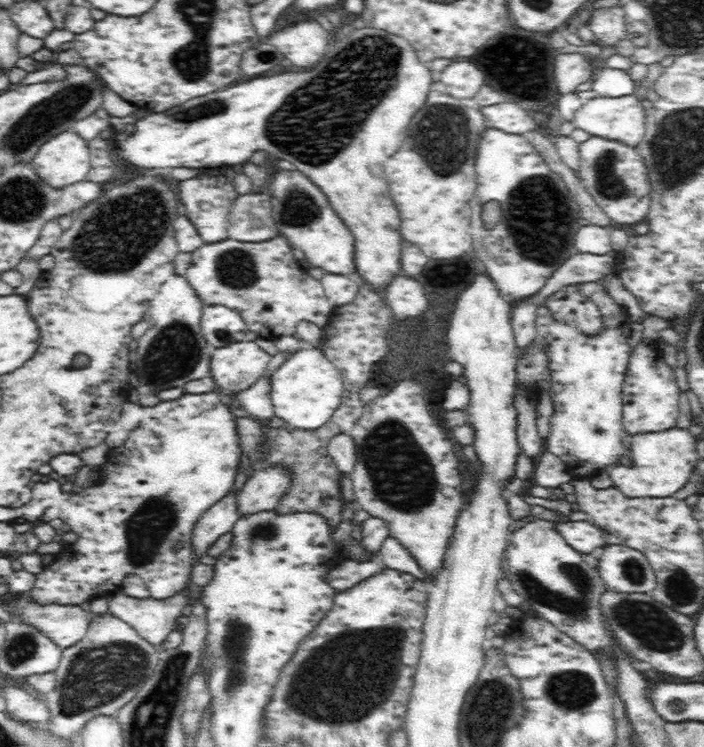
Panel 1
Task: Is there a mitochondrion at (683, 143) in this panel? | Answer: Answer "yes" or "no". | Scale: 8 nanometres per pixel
yes

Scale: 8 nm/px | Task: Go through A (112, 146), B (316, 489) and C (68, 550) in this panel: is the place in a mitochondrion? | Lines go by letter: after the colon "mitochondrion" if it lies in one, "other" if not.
A: other
B: other
C: other

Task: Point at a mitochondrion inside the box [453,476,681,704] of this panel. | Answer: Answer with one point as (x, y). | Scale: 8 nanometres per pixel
(572, 594)

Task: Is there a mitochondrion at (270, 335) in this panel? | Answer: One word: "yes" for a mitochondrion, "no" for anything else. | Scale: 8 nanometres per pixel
no

